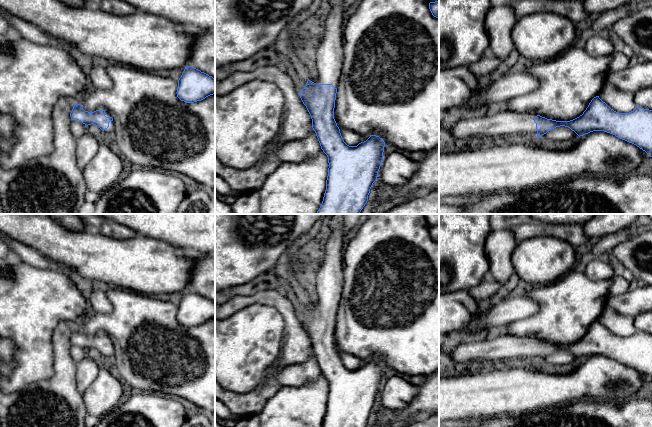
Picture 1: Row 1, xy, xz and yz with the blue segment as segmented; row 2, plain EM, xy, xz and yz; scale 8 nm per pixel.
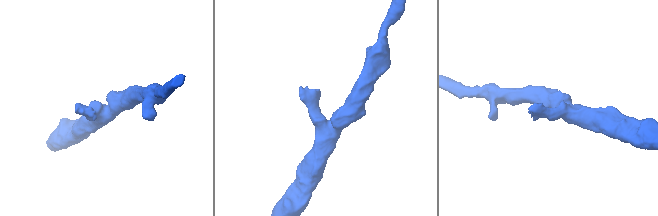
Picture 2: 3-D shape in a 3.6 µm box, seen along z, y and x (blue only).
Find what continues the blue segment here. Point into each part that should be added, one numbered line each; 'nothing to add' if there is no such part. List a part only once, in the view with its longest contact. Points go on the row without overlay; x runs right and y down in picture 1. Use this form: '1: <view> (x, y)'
1: yz (498, 348)

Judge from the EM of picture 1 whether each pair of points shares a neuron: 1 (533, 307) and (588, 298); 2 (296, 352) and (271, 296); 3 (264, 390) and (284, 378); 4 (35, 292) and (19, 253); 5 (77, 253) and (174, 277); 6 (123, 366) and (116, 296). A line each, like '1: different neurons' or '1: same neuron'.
1: different neurons
2: same neuron
3: different neurons
4: different neurons
5: same neuron
6: same neuron

